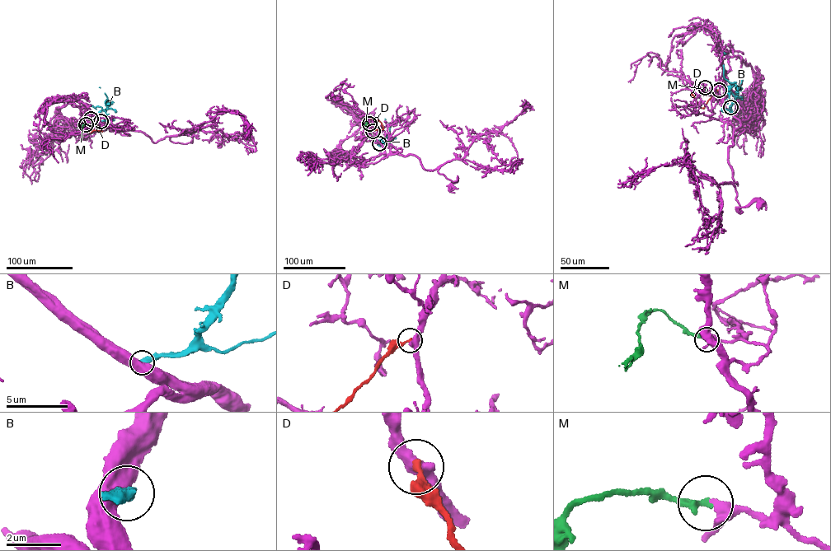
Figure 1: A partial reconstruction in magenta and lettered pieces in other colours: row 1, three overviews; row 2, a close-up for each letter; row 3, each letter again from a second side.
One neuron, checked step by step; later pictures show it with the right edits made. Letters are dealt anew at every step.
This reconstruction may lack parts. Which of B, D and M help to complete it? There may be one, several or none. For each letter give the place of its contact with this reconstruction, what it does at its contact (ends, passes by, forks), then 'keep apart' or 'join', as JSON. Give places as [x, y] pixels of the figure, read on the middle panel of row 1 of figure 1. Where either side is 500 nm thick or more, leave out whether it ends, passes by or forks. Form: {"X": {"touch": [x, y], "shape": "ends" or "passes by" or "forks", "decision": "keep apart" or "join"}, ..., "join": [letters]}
{"B": {"touch": [379, 143], "decision": "keep apart"}, "D": {"touch": [373, 131], "shape": "ends", "decision": "keep apart"}, "M": {"touch": [369, 123], "shape": "ends", "decision": "join"}, "join": ["M"]}

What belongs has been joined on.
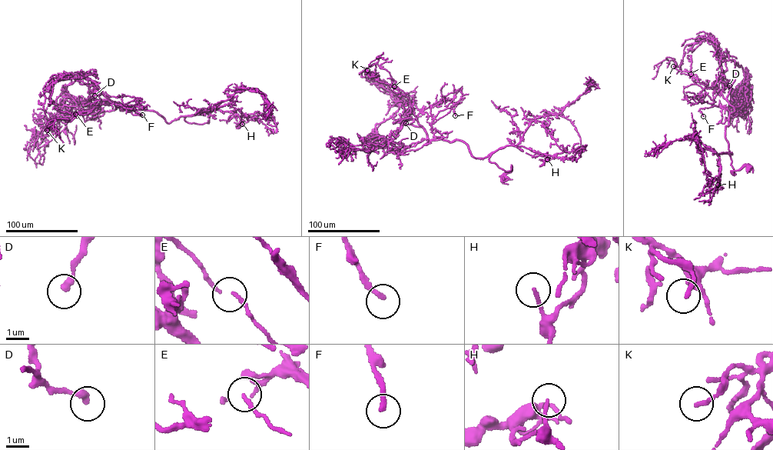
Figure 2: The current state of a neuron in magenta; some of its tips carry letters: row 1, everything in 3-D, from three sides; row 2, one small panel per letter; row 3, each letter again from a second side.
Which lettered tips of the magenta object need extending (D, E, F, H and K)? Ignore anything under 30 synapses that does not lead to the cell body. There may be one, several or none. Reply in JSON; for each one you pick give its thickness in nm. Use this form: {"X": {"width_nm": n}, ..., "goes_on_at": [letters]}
{"goes_on_at": []}

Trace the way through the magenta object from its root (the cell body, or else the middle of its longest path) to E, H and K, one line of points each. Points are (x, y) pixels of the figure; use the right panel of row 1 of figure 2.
E: (750, 168), (733, 174), (725, 136), (732, 106), (721, 91), (691, 74)
H: (750, 168), (745, 166), (734, 171), (733, 174), (735, 174), (729, 154), (719, 154), (721, 168), (718, 184)
K: (750, 168), (733, 174), (725, 136), (732, 106), (691, 71), (677, 69), (673, 58), (673, 66)

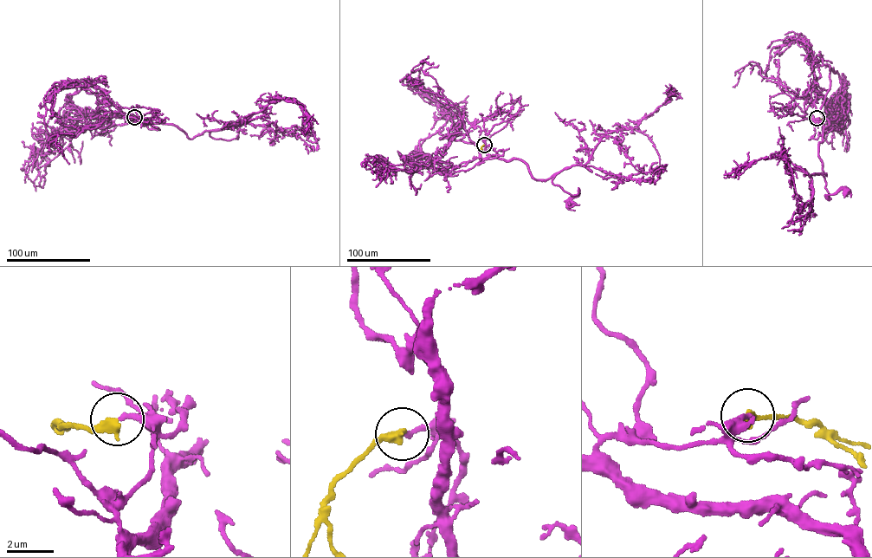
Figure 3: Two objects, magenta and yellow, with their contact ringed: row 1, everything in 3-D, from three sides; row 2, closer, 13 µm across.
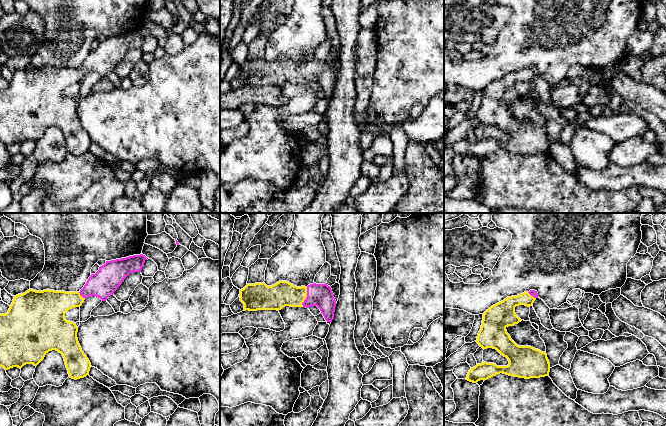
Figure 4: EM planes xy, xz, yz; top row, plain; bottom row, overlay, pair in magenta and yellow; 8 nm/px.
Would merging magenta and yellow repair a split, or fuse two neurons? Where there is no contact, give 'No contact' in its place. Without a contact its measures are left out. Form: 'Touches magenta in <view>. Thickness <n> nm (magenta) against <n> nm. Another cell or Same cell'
Touches magenta in xz. Thickness 190 nm (magenta) against 200 nm. Same cell

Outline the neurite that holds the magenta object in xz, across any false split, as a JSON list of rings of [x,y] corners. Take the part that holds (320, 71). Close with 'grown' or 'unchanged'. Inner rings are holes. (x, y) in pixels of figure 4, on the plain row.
[[[279,57],[272,62],[263,59],[247,60],[240,66],[240,77],[244,86],[281,86],[285,82],[317,82],[327,98],[332,98],[336,76],[330,62],[310,60],[297,63],[287,57]]] | grown

